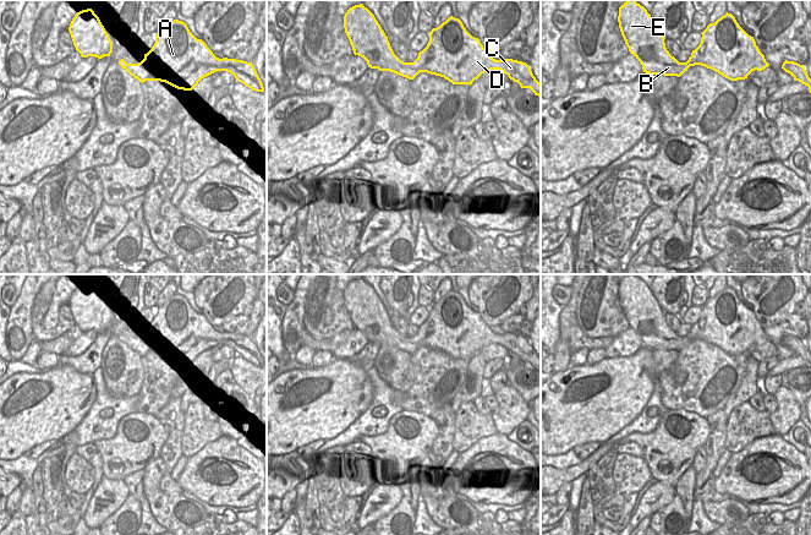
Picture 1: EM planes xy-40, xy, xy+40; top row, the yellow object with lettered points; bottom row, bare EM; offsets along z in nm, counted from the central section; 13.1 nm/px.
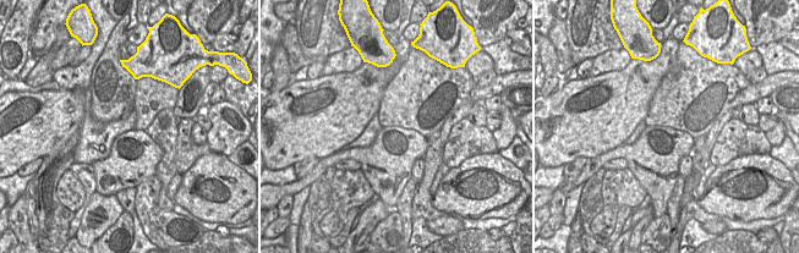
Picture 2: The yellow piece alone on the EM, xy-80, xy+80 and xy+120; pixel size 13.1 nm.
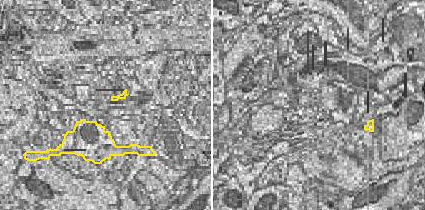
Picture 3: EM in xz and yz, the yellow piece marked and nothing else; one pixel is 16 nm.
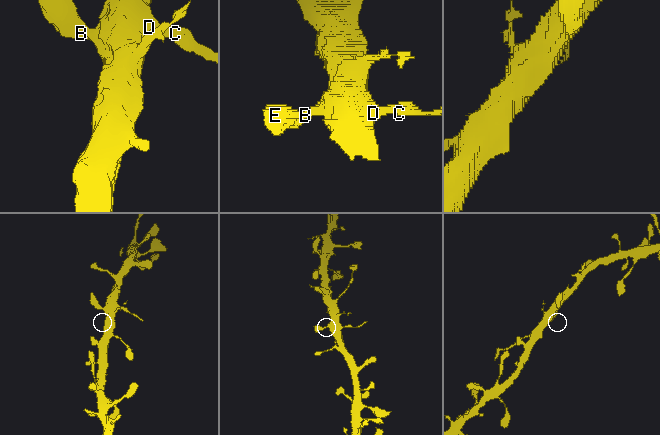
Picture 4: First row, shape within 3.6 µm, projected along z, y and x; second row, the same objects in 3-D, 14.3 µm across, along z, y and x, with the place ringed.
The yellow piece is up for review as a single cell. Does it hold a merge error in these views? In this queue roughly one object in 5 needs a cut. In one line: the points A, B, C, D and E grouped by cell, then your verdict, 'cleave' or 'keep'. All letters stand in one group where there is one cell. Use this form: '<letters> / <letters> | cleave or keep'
A B C D E | keep

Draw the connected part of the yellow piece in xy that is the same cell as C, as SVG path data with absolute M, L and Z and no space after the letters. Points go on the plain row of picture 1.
M363 278L347 284L344 302L354 328L363 332L371 343L390 345L409 354L427 346L444 351L453 359L470 360L482 348L500 344L521 362L530 362L541 371L541 357L526 337L493 333L480 313L472 311L462 296L453 290L431 305L427 321L413 337L404 337L394 328L380 299Z

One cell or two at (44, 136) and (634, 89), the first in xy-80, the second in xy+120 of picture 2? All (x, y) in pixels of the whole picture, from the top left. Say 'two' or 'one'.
one

